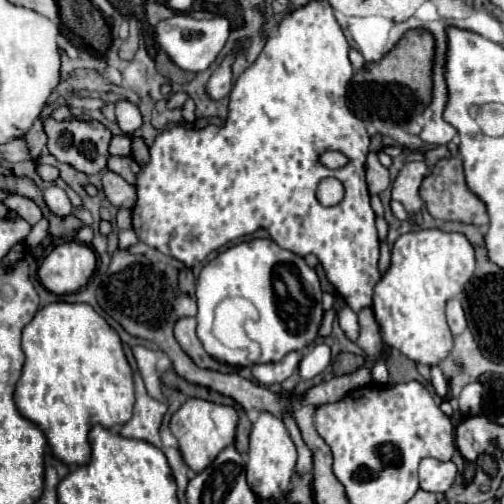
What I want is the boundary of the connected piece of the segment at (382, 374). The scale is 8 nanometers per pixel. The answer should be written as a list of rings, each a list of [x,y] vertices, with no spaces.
[[[382,359],[372,367],[372,379],[374,379],[376,385],[386,385],[388,383],[388,371],[386,371],[386,363]]]

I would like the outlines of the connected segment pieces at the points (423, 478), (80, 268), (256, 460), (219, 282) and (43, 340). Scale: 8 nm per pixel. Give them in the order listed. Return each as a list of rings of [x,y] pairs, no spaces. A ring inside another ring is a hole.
[[[426,457],[420,461],[418,477],[420,477],[420,489],[432,493],[446,493],[454,483],[456,465],[452,461],[438,461]]]
[[[60,243],[42,259],[38,267],[40,283],[56,293],[74,293],[86,285],[96,269],[92,249],[60,249]]]
[[[262,411],[250,433],[250,451],[248,451],[248,465],[246,465],[250,489],[260,499],[280,497],[280,495],[284,495],[284,489],[288,489],[288,485],[290,485],[294,467],[296,467],[296,447],[290,439],[286,425],[282,423],[280,417],[272,415],[268,411]]]
[[[252,239],[250,243],[238,243],[238,245],[232,245],[230,249],[222,251],[216,259],[212,259],[210,263],[204,265],[204,269],[200,271],[200,277],[198,277],[198,283],[196,283],[196,303],[198,303],[198,337],[206,349],[208,355],[216,357],[218,361],[222,363],[228,363],[228,365],[240,365],[240,367],[246,367],[246,365],[254,365],[254,363],[270,363],[270,361],[280,361],[286,353],[290,351],[298,351],[306,345],[310,345],[314,339],[316,339],[316,333],[318,333],[318,325],[322,321],[322,289],[320,289],[320,281],[318,281],[318,275],[312,267],[306,265],[306,261],[302,257],[296,257],[292,251],[286,251],[286,249],[280,249],[272,239]]]
[[[50,303],[42,307],[24,327],[22,351],[26,353],[26,363],[14,391],[18,411],[42,429],[56,459],[66,465],[88,465],[90,429],[94,425],[102,425],[104,429],[120,427],[132,417],[134,381],[132,369],[122,351],[120,337],[88,303]]]

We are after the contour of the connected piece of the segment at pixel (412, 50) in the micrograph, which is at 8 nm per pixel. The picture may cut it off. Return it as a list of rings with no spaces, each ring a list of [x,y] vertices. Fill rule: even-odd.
[[[414,29],[414,31],[404,33],[404,37],[394,45],[394,49],[390,49],[378,63],[366,63],[356,73],[356,81],[352,77],[352,81],[348,85],[348,107],[350,107],[350,111],[354,115],[358,115],[358,109],[360,109],[360,117],[364,121],[376,117],[376,119],[392,121],[398,125],[408,123],[408,119],[412,115],[420,115],[432,99],[432,57],[434,57],[434,41],[432,41],[432,35],[428,31]]]

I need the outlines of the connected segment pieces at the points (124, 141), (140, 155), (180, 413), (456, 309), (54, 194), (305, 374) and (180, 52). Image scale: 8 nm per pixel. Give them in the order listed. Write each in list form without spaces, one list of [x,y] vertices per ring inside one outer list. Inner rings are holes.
[[[114,135],[110,141],[112,155],[130,155],[130,137],[128,135]]]
[[[134,137],[132,139],[132,155],[134,155],[134,159],[136,159],[136,163],[140,165],[140,167],[144,167],[146,163],[148,163],[148,145],[144,143],[144,139],[142,137]]]
[[[188,399],[170,419],[170,429],[172,435],[178,439],[178,449],[184,457],[184,463],[194,471],[200,473],[204,471],[214,459],[216,455],[228,447],[234,437],[236,437],[236,423],[238,423],[238,413],[234,411],[234,407],[226,407],[226,405],[216,405],[212,401],[204,401],[204,399]]]
[[[456,299],[448,301],[448,305],[446,305],[446,317],[448,317],[450,331],[454,335],[458,335],[458,333],[462,333],[466,329],[466,315],[464,315],[462,305]]]
[[[50,185],[48,189],[44,189],[44,201],[46,201],[48,209],[58,217],[66,217],[72,213],[72,203],[70,203],[66,191],[56,185]]]
[[[324,343],[311,345],[301,350],[300,375],[302,379],[312,379],[320,375],[330,365],[330,347]]]
[[[176,13],[168,19],[158,21],[154,31],[156,31],[156,43],[160,45],[160,49],[166,51],[166,55],[172,59],[174,65],[178,65],[184,71],[200,73],[200,71],[208,69],[208,65],[214,63],[214,59],[222,51],[226,39],[228,39],[228,33],[230,33],[230,23],[224,17],[194,19],[186,13]]]

